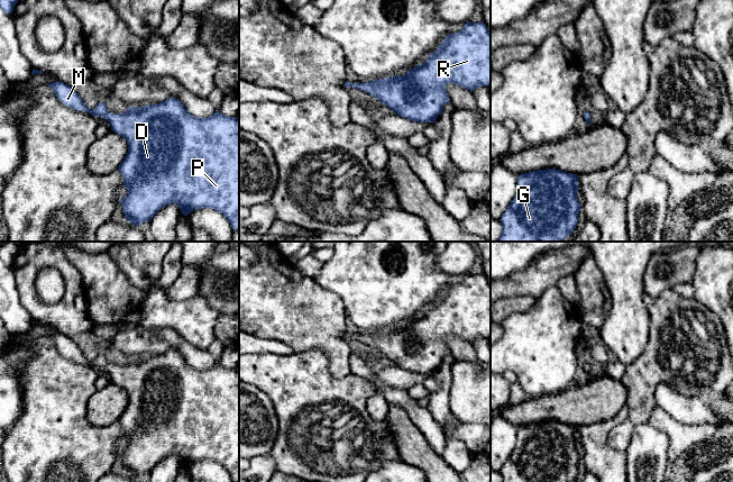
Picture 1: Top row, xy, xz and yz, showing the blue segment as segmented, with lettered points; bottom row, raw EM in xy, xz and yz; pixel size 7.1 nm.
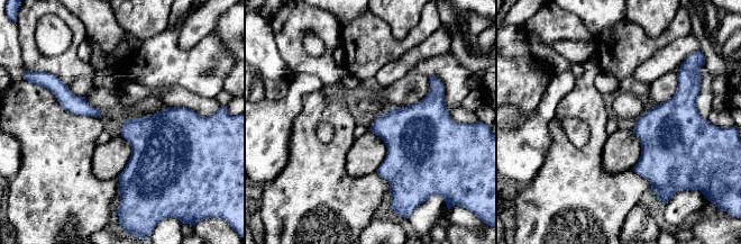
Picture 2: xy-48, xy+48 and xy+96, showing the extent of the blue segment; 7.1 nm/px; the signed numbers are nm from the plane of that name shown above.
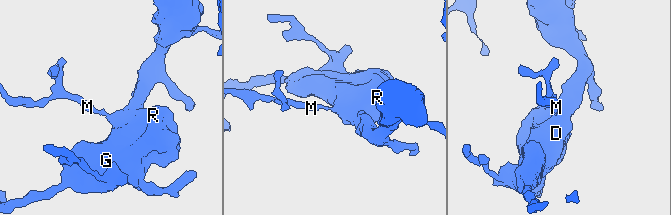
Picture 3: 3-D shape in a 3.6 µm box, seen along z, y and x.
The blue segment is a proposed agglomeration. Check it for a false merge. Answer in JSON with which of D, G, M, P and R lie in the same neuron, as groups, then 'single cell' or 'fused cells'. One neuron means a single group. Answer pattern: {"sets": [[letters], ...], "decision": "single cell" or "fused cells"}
{"sets": [["D", "G", "M", "P", "R"]], "decision": "single cell"}

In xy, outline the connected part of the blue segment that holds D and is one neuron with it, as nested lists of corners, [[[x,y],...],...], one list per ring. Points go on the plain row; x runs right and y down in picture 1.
[[[57,333],[48,338],[66,358],[89,364],[95,370],[101,367],[110,374],[111,382],[127,392],[128,404],[118,419],[127,440],[126,448],[119,451],[127,473],[140,479],[143,474],[150,473],[162,460],[175,455],[186,469],[195,461],[214,461],[230,474],[233,482],[239,482],[239,372],[236,369],[227,369],[217,361],[211,369],[198,370],[176,349],[155,356],[130,358],[122,365],[110,364],[104,354],[91,362],[70,337]]]

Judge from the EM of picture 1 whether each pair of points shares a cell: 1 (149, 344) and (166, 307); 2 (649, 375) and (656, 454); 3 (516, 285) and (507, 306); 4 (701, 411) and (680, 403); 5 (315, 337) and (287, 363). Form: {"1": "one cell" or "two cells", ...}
{"1": "two cells", "2": "two cells", "3": "two cells", "4": "one cell", "5": "two cells"}

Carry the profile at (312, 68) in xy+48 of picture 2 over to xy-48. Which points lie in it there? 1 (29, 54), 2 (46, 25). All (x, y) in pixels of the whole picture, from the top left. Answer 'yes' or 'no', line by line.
1: yes
2: no

